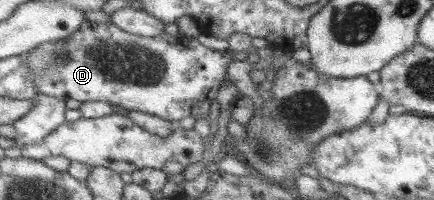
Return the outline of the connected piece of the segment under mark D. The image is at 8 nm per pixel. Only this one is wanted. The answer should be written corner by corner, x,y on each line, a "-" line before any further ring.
85,21
70,36
49,41
31,49
23,55
32,73
36,74
36,87
41,94
61,100
109,101
128,111
143,111
168,121
183,120
187,116
209,122
211,104
227,82
229,65
235,60
231,51
213,50
205,46
198,37
188,37
181,32
169,35
163,31
157,36
133,34
115,23

